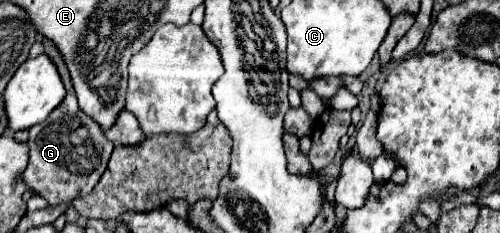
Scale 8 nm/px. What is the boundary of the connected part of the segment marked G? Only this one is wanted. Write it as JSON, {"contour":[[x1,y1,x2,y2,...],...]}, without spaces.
{"contour":[[66,94,60,108,56,108,44,124,36,124,36,128,28,132,30,162,24,170,24,180,32,190,46,198,50,206,68,206,74,198,92,192,106,170,114,144,104,136,100,126,78,108,74,94]]}

